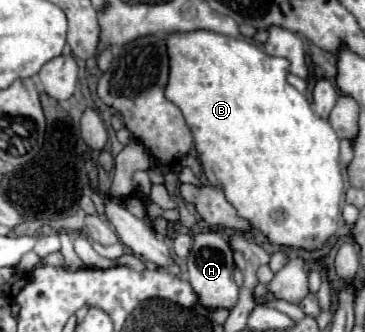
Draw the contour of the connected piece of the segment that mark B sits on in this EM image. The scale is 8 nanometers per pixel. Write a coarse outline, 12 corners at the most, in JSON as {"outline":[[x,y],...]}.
{"outline":[[168,37],[166,99],[270,243],[336,233],[340,139],[288,61]]}

